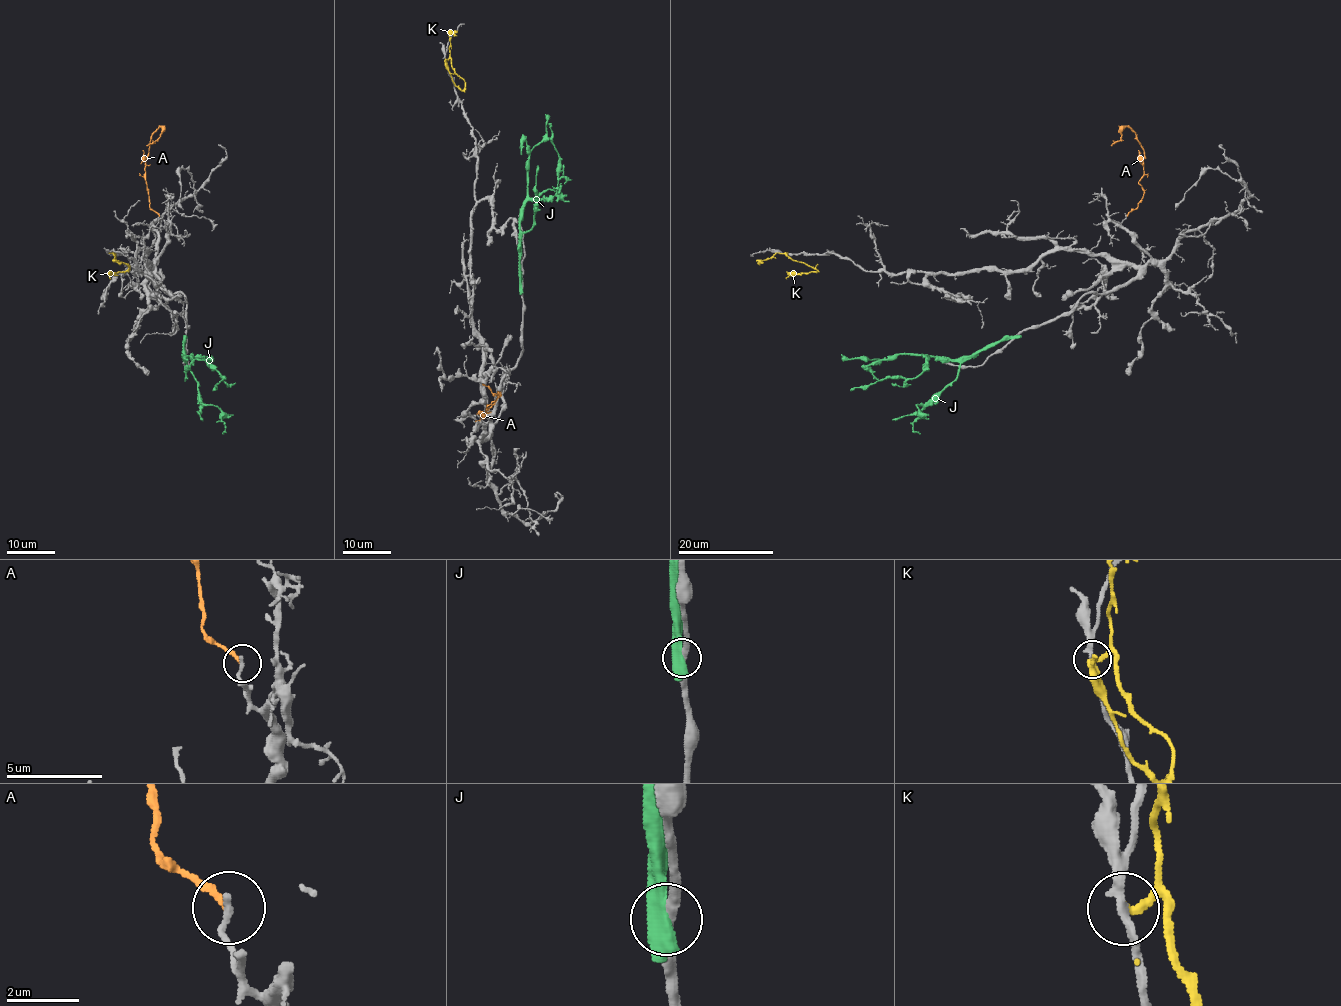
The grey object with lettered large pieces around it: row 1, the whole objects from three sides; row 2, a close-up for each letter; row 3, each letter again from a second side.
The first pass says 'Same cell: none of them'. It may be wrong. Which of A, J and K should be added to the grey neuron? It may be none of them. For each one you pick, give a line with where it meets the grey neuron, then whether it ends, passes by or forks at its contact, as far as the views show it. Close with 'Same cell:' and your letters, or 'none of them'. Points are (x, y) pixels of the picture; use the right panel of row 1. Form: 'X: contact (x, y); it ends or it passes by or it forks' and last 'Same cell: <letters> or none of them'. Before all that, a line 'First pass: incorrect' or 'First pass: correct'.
First pass: correct
Same cell: none of them

